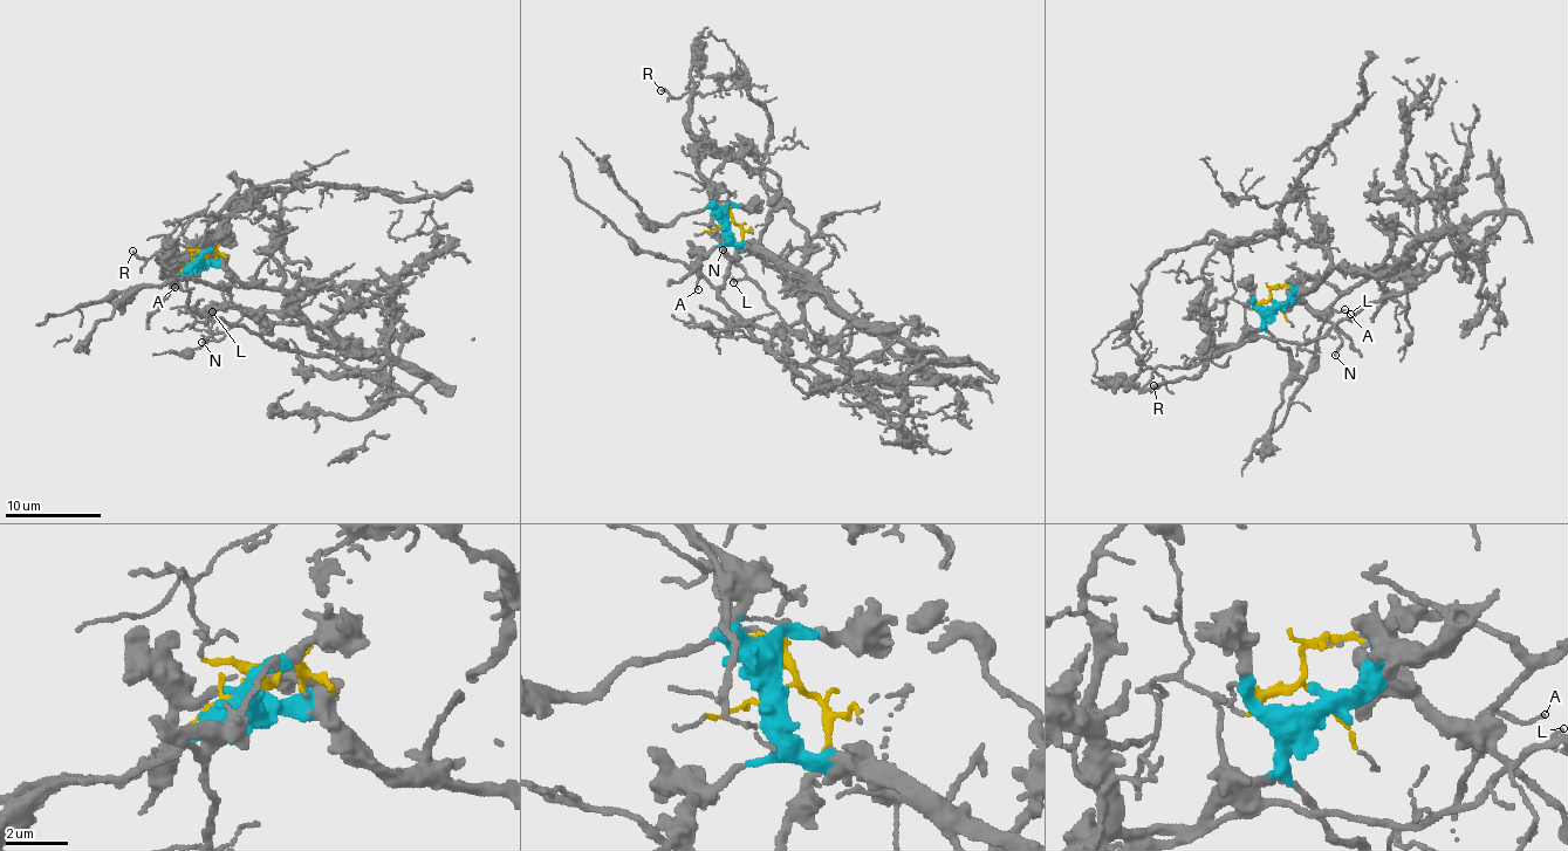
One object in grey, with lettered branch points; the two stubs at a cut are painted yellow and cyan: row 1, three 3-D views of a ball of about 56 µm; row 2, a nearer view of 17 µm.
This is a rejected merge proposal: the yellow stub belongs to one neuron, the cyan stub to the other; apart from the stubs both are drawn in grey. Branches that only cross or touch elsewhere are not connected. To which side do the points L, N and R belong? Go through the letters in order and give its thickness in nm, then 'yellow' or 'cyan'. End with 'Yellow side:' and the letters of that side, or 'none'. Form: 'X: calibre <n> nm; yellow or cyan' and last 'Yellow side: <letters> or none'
L: calibre 100 nm; cyan
N: calibre 120 nm; cyan
R: calibre 130 nm; cyan
Yellow side: none

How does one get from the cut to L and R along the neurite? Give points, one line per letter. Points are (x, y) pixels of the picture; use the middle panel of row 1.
L: (728, 222), (713, 200), (711, 217), (716, 240), (745, 274), (733, 282)
R: (728, 222), (711, 185), (697, 165), (697, 150), (684, 123), (691, 95), (686, 91), (671, 98), (659, 89)

